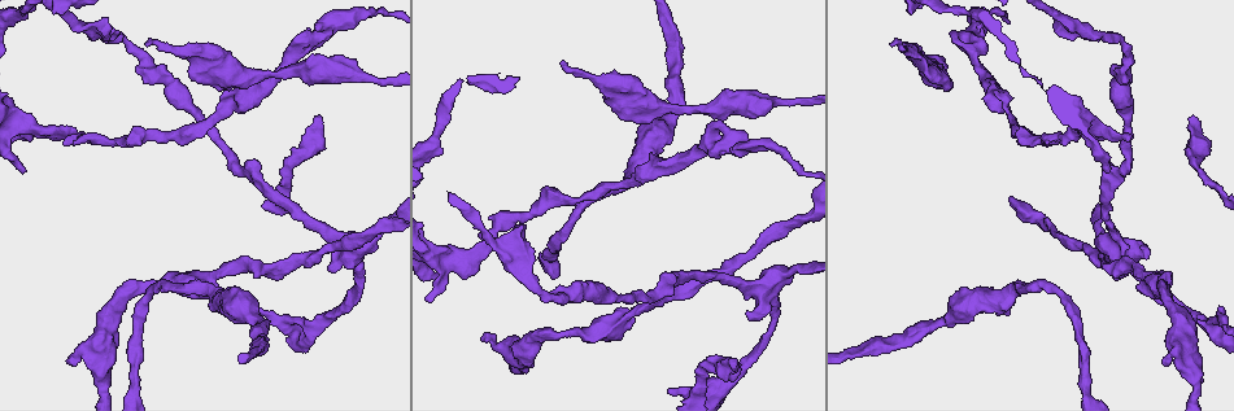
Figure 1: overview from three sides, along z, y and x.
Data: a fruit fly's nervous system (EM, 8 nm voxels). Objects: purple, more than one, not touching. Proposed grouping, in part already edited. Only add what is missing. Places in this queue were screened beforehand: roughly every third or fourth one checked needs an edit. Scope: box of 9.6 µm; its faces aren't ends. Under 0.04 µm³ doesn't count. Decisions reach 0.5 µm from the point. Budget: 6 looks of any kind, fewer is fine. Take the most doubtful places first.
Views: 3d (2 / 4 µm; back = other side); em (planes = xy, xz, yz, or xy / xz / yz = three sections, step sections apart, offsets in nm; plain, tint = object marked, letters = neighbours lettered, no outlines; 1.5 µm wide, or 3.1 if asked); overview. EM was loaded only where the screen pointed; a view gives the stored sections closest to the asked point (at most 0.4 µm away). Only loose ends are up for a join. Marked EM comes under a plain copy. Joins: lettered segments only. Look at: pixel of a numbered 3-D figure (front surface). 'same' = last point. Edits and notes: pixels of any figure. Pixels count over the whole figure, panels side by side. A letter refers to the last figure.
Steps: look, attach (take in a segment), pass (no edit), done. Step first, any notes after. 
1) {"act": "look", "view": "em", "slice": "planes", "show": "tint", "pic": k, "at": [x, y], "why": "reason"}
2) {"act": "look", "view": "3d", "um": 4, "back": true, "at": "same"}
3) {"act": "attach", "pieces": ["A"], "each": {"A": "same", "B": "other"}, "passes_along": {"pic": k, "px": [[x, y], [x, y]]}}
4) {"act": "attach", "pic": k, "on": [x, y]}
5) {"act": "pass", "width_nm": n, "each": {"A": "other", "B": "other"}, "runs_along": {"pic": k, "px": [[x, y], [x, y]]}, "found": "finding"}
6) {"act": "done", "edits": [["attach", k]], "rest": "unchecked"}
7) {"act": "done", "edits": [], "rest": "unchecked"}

{"act": "look", "view": "3d", "um": 2, "pic": 1, "at": [889, 44], "why": "tapers out"}

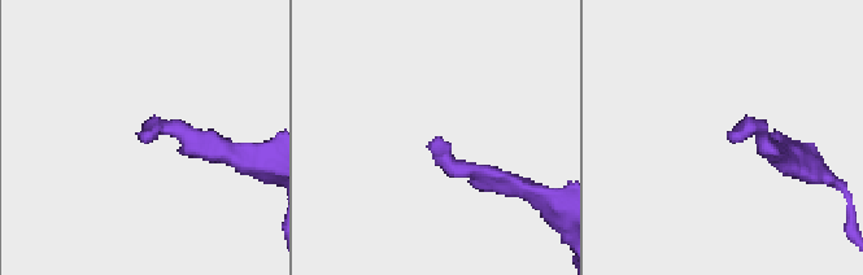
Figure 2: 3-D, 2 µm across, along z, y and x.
{"act": "look", "view": "em", "slice": "xz", "step": 4, "show": "letters", "pic": 2, "at": [438, 136]}

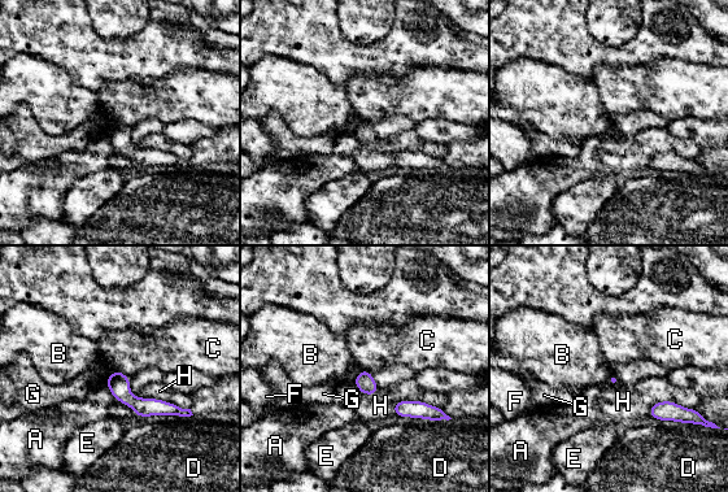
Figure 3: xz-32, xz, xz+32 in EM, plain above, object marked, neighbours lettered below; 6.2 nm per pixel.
{"act": "look", "view": "em", "slice": "planes", "show": "letters", "at": "same"}

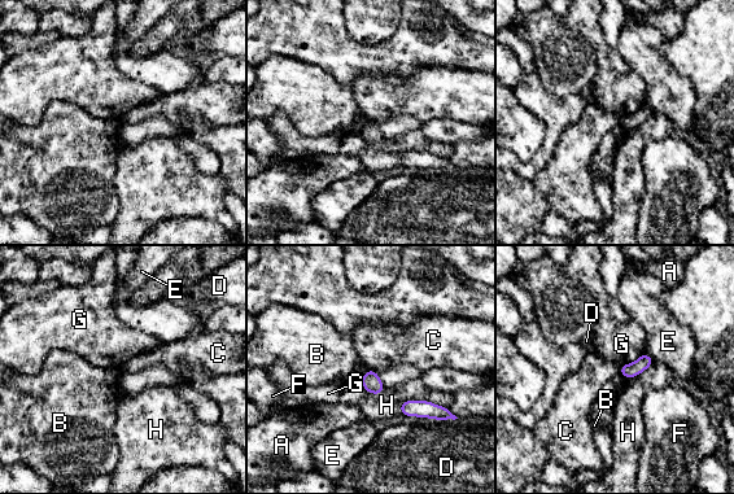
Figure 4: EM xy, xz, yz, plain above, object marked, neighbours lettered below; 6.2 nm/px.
{"act": "pass", "width_nm": 90, "each": {"A": "other", "B": "other", "C": "other", "D": "other", "E": "other", "F": "other", "G": "other", "H": "other"}, "found": "none of them fits"}

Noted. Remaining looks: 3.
{"act": "look", "view": "3d", "um": 2, "pic": 1, "at": [320, 119], "why": "free end"}

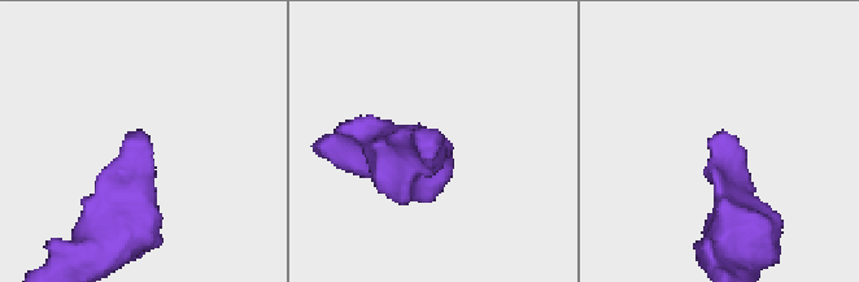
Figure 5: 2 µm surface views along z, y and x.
{"act": "look", "view": "em", "slice": "xz", "step": 8, "show": "tint", "pic": 5, "at": [437, 149], "why": "need the tissue"}

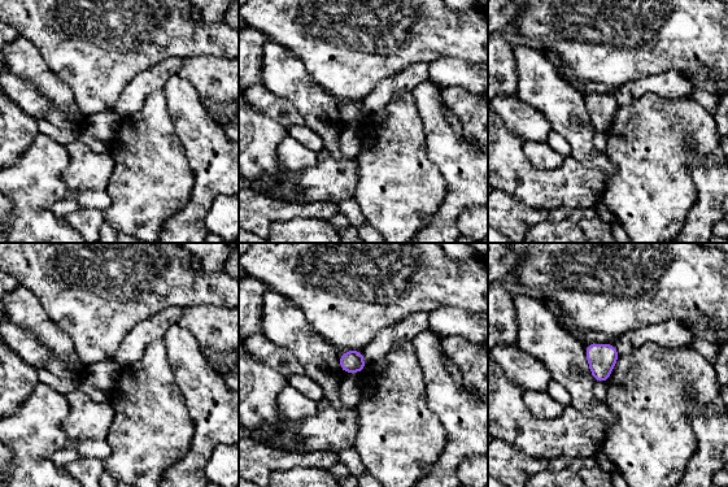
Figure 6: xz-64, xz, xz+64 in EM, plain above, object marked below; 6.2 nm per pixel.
{"act": "look", "view": "em", "slice": "planes", "show": "letters", "at": "same", "why": "cut it another way"}

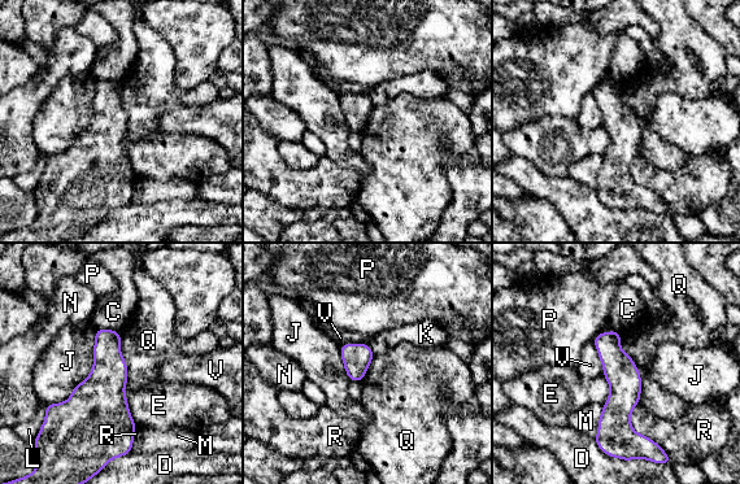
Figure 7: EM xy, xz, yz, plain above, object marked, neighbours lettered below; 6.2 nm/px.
{"act": "pass", "each": {"C": "other", "D": "other", "E": "other", "J": "other", "K": "other", "L": "other", "M": "other", "N": "other", "P": "other", "Q": "other", "R": "other", "V": "other"}, "border": {"pic": 7, "px": [[127, 380], [125, 397], [136, 424]]}, "found": "none of them fits"}

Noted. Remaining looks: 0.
{"act": "done", "edits": [], "rest": "unchecked"}

